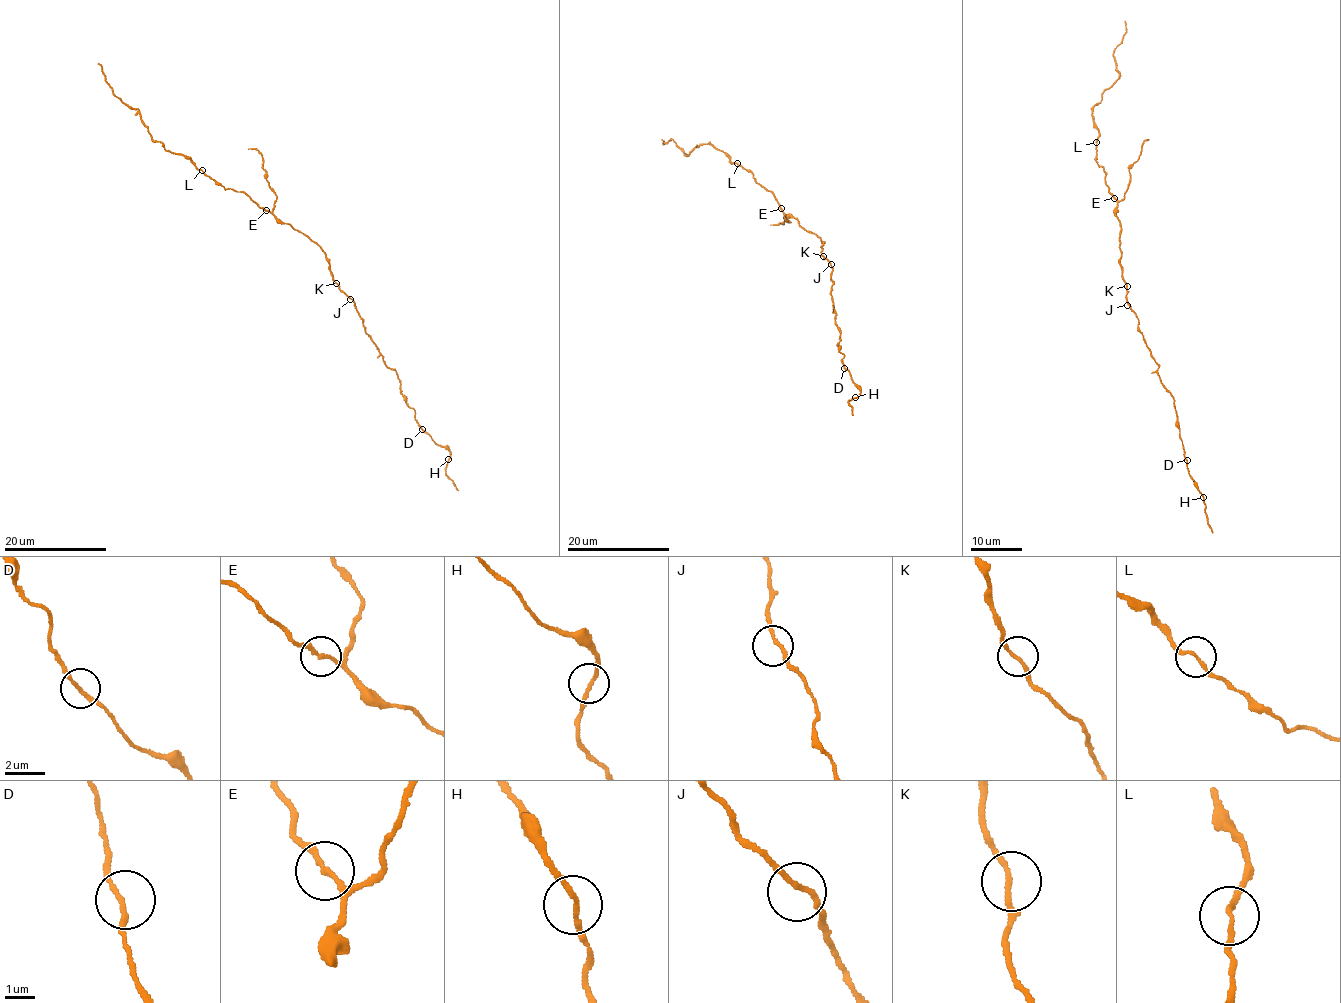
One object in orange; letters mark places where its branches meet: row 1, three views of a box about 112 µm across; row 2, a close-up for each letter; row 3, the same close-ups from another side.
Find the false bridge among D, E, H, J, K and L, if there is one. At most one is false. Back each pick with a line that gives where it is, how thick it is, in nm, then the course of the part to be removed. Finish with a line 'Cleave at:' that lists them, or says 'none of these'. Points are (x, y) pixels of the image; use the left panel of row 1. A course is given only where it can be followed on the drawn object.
Cleave at: none of these

